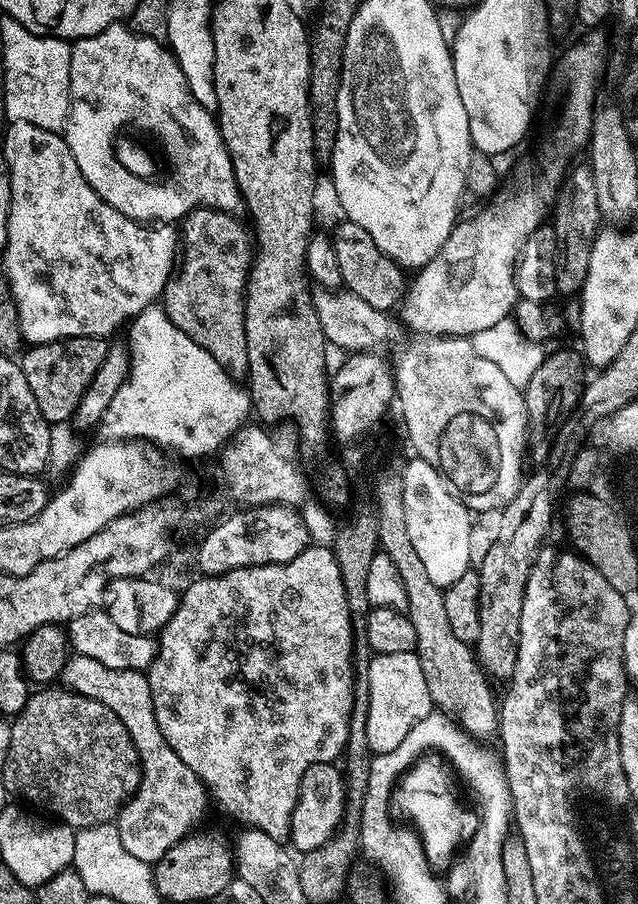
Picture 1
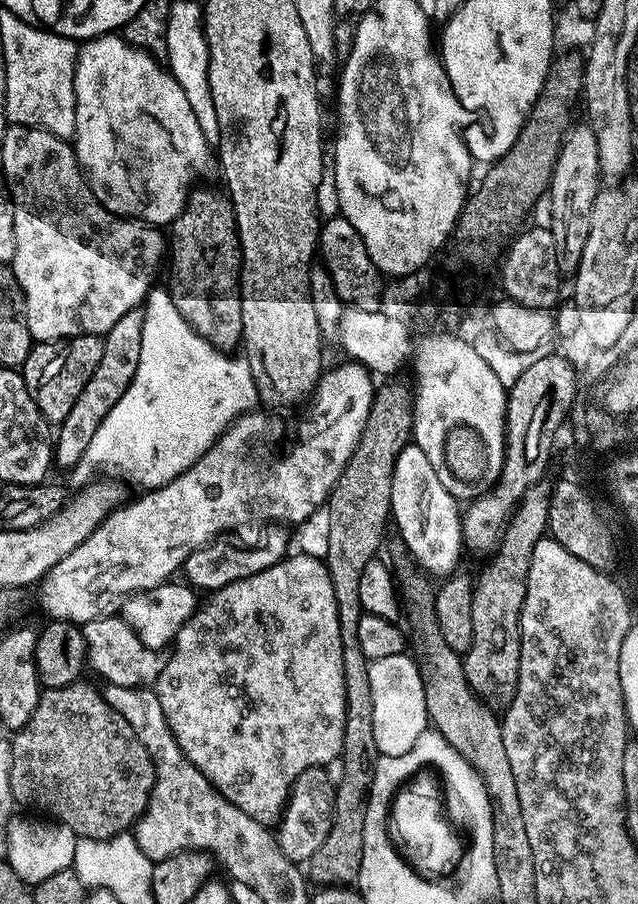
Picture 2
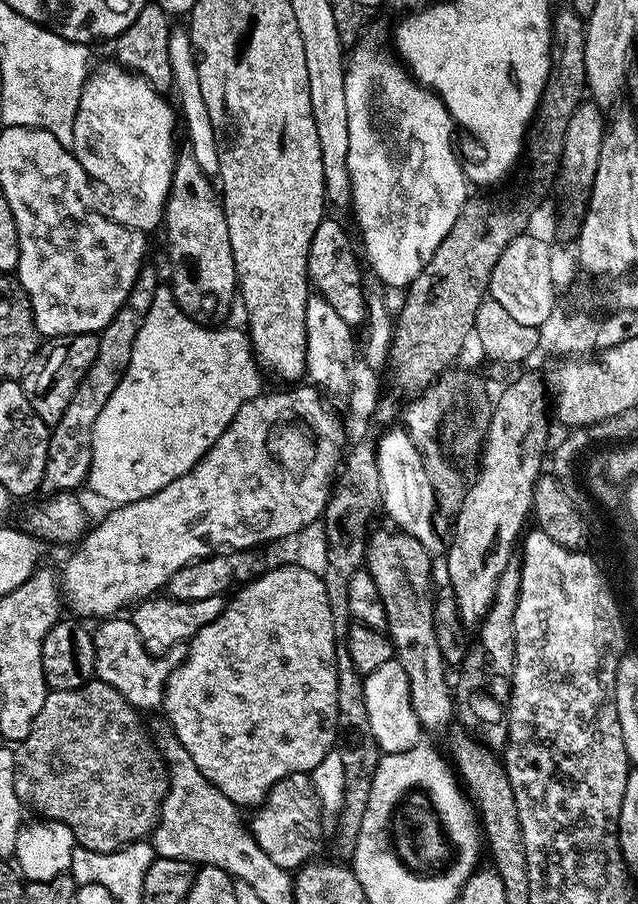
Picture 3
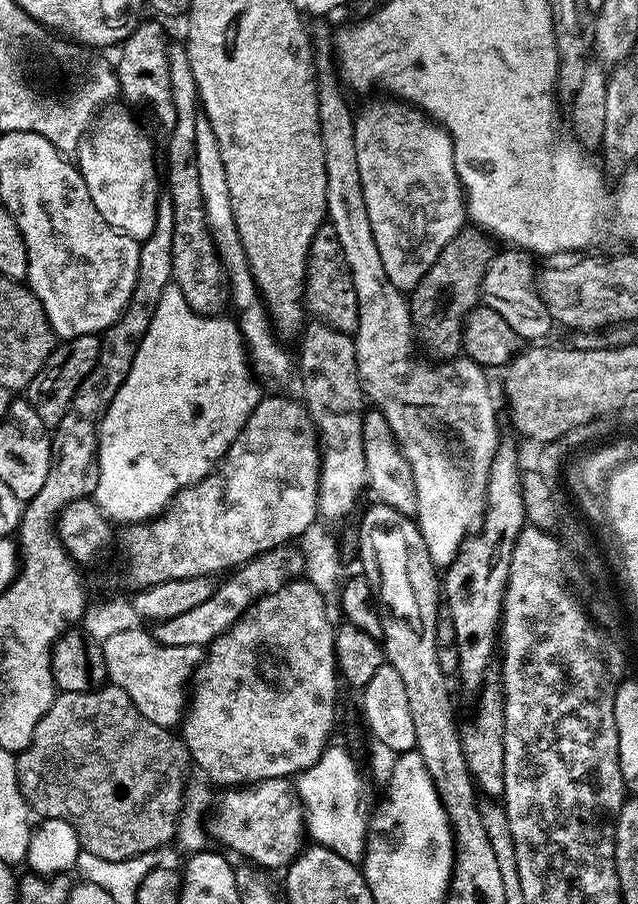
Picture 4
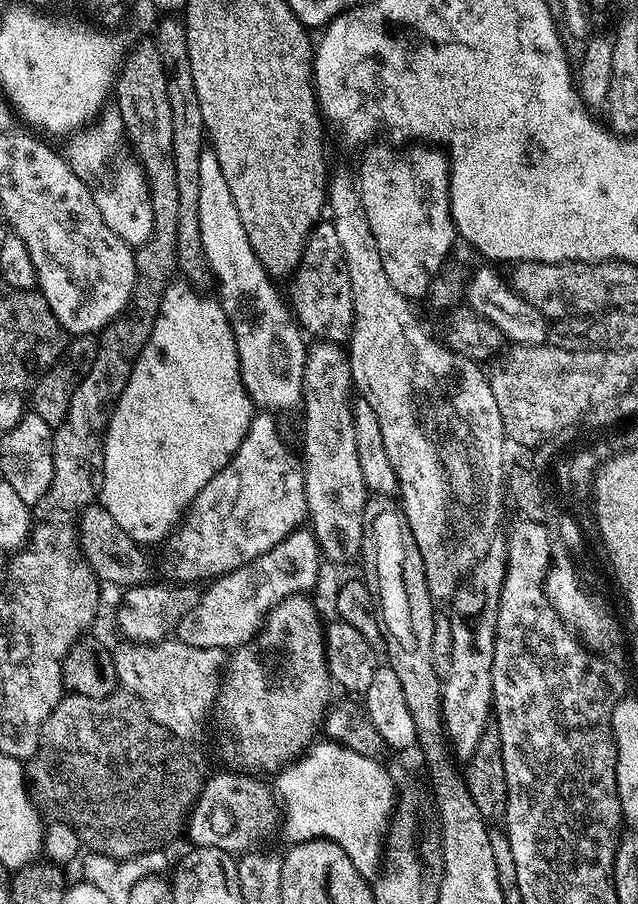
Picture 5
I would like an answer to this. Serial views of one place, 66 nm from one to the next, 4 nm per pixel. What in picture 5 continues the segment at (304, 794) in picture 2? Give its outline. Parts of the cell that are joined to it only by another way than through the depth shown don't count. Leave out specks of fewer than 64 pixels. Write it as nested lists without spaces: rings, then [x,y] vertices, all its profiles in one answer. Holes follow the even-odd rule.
[[[223,770],[207,777],[200,797],[192,805],[186,817],[186,832],[197,848],[217,848],[233,854],[247,854],[257,847],[256,844],[272,827],[278,824],[278,800],[273,789],[263,784],[263,779],[252,774],[241,774],[236,770]]]

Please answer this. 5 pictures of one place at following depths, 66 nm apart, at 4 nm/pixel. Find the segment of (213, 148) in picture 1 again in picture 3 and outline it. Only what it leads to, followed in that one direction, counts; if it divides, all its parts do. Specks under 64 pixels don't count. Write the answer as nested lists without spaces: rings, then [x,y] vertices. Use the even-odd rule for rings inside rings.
[[[118,62],[111,63],[104,64],[101,68],[99,65],[88,77],[80,99],[80,109],[74,118],[74,142],[70,147],[94,185],[100,212],[122,226],[151,234],[155,228],[157,231],[161,227],[162,213],[172,185],[178,155],[178,112],[173,101],[168,101],[164,97],[167,95],[161,89],[146,82],[136,73],[129,72]]]

